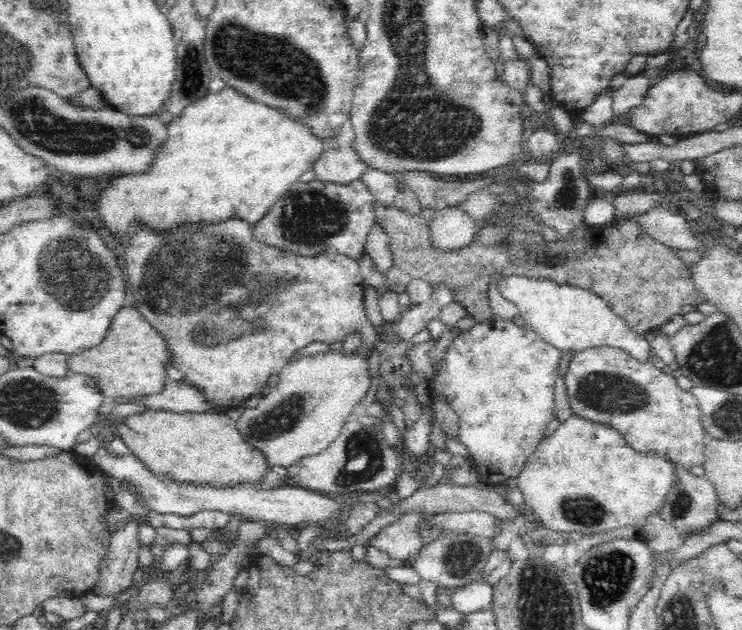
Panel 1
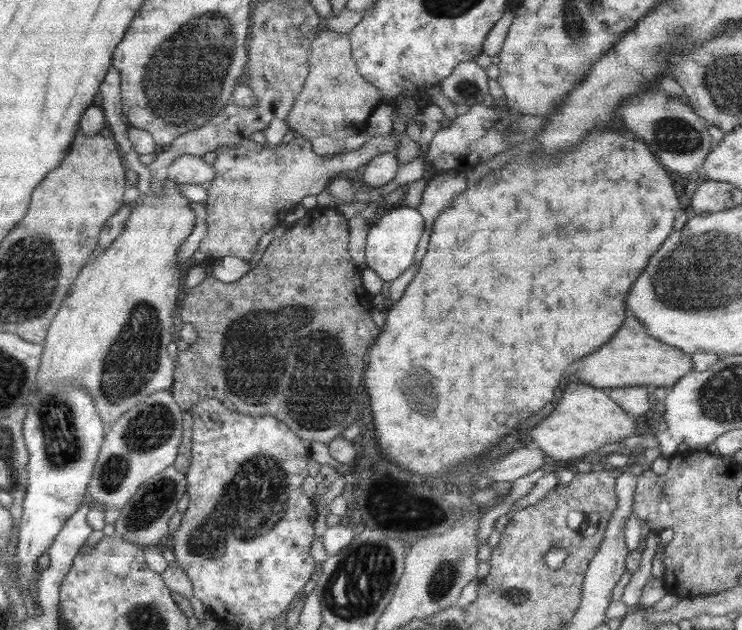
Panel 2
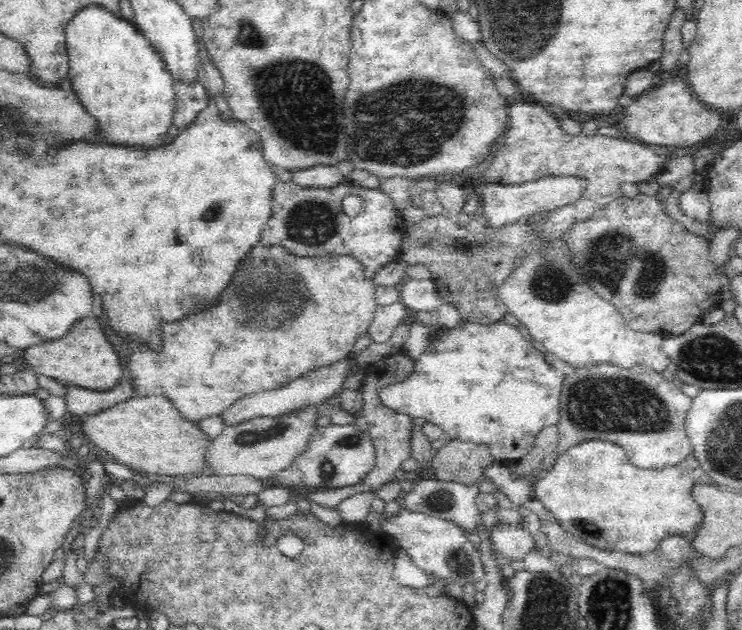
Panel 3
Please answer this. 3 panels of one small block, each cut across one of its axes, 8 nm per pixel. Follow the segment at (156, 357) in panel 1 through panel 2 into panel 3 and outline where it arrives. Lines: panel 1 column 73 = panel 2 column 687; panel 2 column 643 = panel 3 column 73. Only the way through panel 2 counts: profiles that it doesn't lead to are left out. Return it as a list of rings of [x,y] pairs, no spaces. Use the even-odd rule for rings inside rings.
[[[82,318],[72,325],[67,335],[27,348],[21,363],[37,374],[52,377],[64,385],[108,390],[122,378],[122,366],[107,338],[96,318]]]

